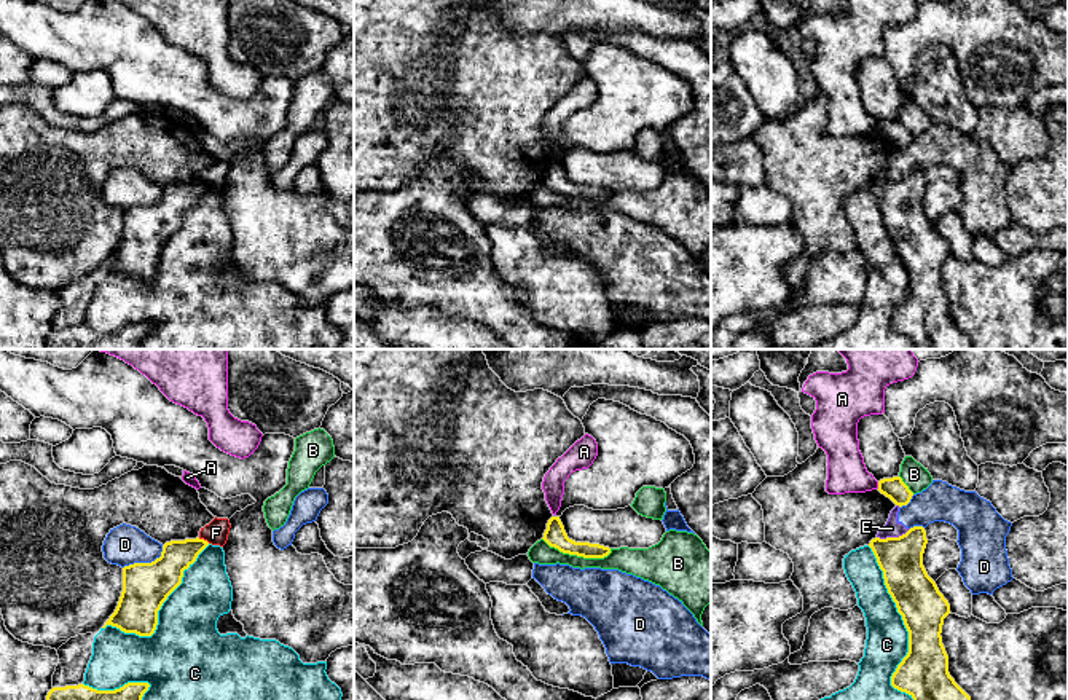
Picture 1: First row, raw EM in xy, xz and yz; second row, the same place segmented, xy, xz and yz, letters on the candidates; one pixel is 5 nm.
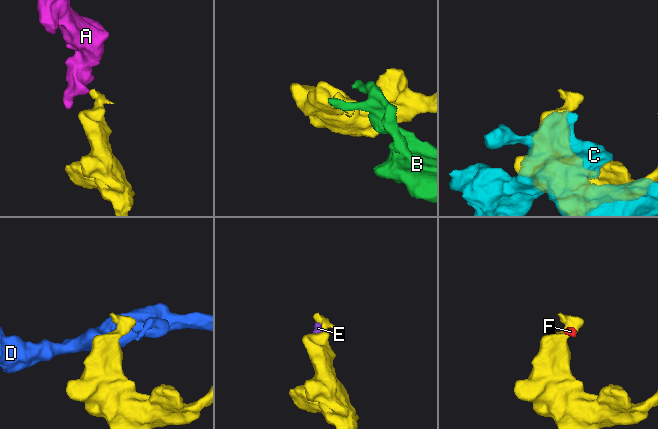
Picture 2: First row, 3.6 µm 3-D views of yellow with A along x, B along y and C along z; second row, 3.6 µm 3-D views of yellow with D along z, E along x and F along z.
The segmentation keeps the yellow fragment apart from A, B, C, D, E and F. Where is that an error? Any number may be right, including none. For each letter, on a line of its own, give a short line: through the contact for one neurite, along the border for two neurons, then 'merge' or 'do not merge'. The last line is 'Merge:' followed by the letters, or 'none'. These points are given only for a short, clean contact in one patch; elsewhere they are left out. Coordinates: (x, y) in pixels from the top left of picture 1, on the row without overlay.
A: yz (877, 125), (879, 129) | do not merge
B: xz (542, 180), (563, 195), (584, 200), (606, 200), (611, 195) | do not merge
C: do not merge
D: do not merge
E: yz (909, 173), (898, 179), (877, 180) | do not merge
F: xy (198, 180), (209, 185) | do not merge
Merge: none

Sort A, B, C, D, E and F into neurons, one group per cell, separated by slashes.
A / B / C / D E / F

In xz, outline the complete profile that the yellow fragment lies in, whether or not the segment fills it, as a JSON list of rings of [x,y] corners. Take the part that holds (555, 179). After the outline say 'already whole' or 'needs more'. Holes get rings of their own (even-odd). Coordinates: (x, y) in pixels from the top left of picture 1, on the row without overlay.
[[[552,159],[542,180],[550,190],[563,196],[577,198],[583,201],[604,201],[611,196],[609,190],[590,185],[575,185],[567,180],[560,159]]] | already whole

